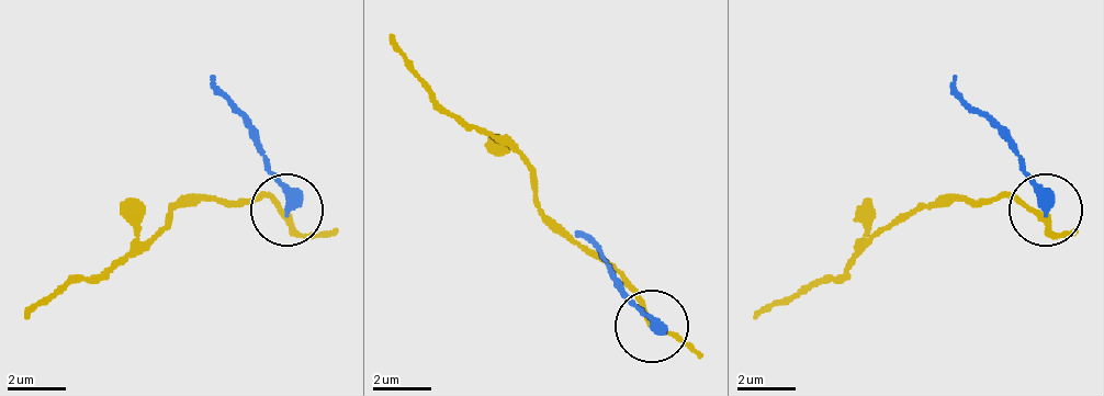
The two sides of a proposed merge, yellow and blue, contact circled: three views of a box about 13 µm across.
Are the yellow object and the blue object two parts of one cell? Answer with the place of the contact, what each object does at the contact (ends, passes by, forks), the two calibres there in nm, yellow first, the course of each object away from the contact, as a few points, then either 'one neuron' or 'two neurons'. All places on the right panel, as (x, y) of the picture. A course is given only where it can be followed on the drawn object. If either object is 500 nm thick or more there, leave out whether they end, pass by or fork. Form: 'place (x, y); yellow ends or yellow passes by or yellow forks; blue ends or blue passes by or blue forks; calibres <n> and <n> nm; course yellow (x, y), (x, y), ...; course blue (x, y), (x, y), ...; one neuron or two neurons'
place (1046, 210); yellow passes by; blue ends; calibres 180 and 440 nm; course yellow (1047, 212), (1011, 198), (938, 198), (894, 218), (836, 276), (800, 284), (756, 320); course blue (1047, 212), (1040, 182), (953, 74); two neurons

